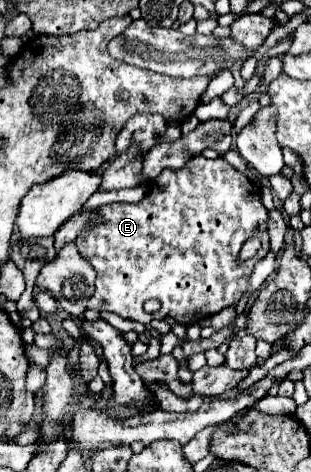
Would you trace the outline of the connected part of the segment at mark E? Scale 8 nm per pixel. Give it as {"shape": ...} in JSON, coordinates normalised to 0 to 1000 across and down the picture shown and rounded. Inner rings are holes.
{"shape":[[[624,331],[572,364],[521,364],[521,373],[476,386],[476,407],[450,428],[367,428],[322,436],[322,462],[328,470],[296,475],[283,492],[244,504],[257,538],[315,581],[309,619],[283,636],[283,653],[315,661],[367,661],[457,686],[547,669],[553,678],[611,691],[707,661],[714,653],[759,648],[759,623],[778,614],[778,585],[804,589],[817,559],[862,538],[862,445],[836,428],[836,407],[791,377],[791,369],[765,364],[714,335],[669,339],[656,331]],[[804,500],[830,500],[842,508],[842,525],[785,564],[759,564],[765,534]],[[482,631],[521,640],[508,665],[463,661],[457,648]]]}

